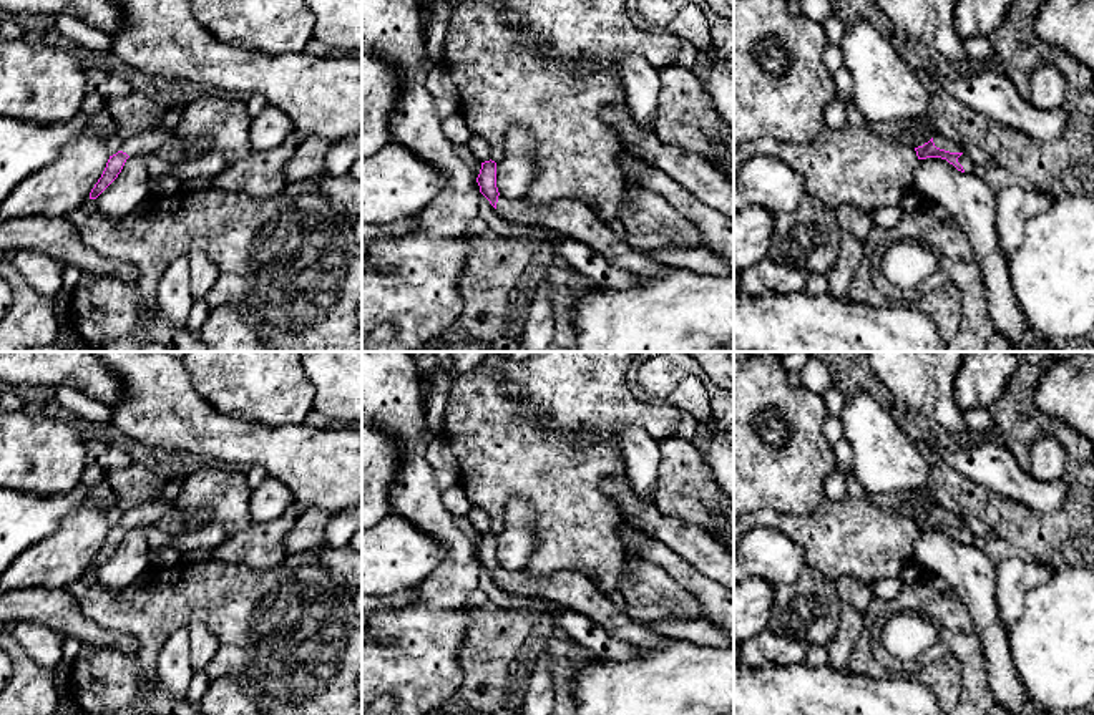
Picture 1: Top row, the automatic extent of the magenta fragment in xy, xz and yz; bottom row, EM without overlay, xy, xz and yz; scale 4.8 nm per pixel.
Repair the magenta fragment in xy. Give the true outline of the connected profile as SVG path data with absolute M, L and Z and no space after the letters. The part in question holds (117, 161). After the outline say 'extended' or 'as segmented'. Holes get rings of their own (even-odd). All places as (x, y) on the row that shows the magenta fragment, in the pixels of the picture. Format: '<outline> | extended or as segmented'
M169 128L164 131L143 131L128 139L123 139L121 149L110 156L101 178L90 192L90 199L96 199L118 178L128 158L156 156L158 151L174 138L174 129Z | extended

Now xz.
M481 163L476 178L480 192L495 207L500 219L513 226L538 226L591 247L613 265L636 275L667 275L672 267L652 259L647 250L634 249L624 241L618 224L606 224L588 204L563 197L548 204L528 197L506 199L496 187L496 163Z | extended

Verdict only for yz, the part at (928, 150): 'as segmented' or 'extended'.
extended

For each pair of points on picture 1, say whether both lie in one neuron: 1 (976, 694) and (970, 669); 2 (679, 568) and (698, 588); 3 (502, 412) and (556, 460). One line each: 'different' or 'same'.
1: same
2: same
3: same

